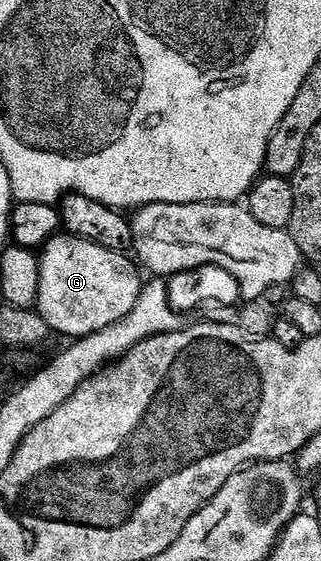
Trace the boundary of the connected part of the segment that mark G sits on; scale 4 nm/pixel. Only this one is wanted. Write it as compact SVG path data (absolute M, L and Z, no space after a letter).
M70 234L54 236L49 243L44 244L39 256L39 265L41 290L37 310L41 318L45 318L52 333L59 335L60 332L63 336L71 336L67 338L88 336L97 330L105 330L105 326L113 326L113 322L121 322L121 318L125 318L125 314L129 314L129 310L137 306L137 298L145 283L144 277L139 277L140 269L130 255L105 250L105 246L97 246Z

